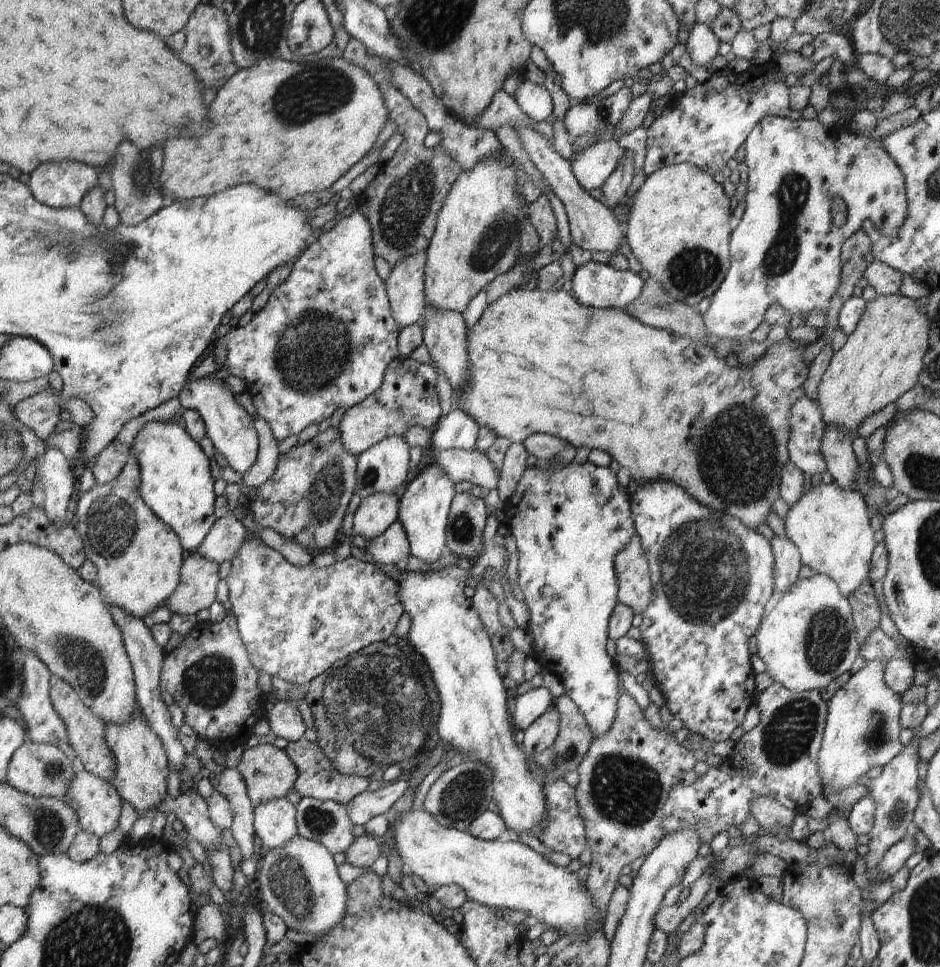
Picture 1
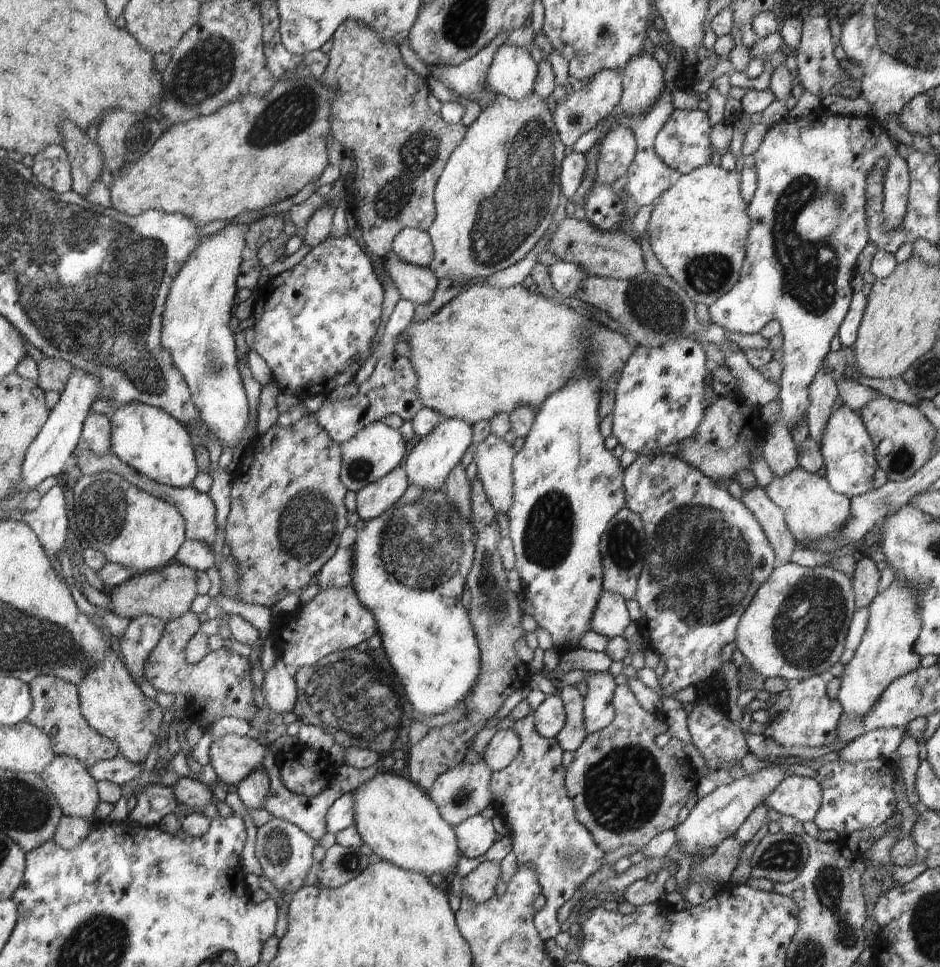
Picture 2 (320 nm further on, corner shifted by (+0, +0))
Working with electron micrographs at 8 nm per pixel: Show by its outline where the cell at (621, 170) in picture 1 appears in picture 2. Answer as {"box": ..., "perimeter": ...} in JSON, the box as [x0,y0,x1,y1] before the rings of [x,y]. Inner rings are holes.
{"box":[619,52,669,116],"perimeter":[[[646,52],[630,57],[619,74],[623,84],[620,106],[622,106],[624,113],[630,116],[643,115],[647,108],[653,105],[656,99],[659,99],[660,91],[669,86],[669,83],[664,79],[664,69],[659,66],[654,57]]]}

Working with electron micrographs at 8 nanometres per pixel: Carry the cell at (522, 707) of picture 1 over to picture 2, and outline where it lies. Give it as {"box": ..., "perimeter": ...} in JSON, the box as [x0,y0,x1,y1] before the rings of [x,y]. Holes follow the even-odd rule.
{"box":[481,729,520,772],"perimeter":[[[498,729],[481,754],[481,759],[492,772],[506,768],[520,750],[520,741],[514,730]]]}

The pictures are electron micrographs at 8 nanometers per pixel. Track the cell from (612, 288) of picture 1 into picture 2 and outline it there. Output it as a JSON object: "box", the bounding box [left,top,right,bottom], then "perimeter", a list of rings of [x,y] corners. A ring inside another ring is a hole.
{"box":[547,260,589,297],"perimeter":[[[557,260],[547,266],[553,287],[563,297],[574,297],[579,293],[583,282],[589,277],[586,271],[574,263]]]}

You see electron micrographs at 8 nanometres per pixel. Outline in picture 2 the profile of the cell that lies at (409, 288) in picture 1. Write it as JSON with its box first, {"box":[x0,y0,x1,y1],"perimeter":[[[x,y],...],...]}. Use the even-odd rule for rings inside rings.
{"box":[392,228,434,267],"perimeter":[[[403,228],[392,241],[392,251],[403,261],[428,267],[433,259],[434,249],[427,231],[417,228]]]}

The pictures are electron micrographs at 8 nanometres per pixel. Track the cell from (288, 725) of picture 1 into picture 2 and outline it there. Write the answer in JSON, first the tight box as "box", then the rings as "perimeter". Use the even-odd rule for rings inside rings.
{"box":[261,658,298,716],"perimeter":[[[277,658],[275,664],[264,673],[261,691],[263,692],[266,704],[280,716],[284,712],[292,712],[298,698],[297,686],[294,677],[288,673],[288,668],[282,659]]]}

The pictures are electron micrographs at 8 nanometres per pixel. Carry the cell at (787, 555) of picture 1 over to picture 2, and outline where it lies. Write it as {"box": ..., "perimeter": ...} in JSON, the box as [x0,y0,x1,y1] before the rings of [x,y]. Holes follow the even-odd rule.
{"box":[740,484,798,563],"perimeter":[[[757,484],[753,489],[744,489],[740,502],[754,514],[766,538],[770,541],[779,563],[790,562],[792,552],[798,544],[787,527],[784,513],[774,504],[764,490]]]}

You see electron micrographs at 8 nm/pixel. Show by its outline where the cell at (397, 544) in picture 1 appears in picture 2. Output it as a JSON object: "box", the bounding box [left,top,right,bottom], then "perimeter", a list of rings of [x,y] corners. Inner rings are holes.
{"box":[314,546,353,589],"perimeter":[[[351,546],[338,550],[324,564],[320,572],[314,576],[314,582],[322,589],[346,588],[351,584],[353,558]]]}

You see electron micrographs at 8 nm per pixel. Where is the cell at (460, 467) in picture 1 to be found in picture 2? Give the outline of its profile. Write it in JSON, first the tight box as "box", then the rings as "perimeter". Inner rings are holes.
{"box":[473,432,516,515],"perimeter":[[[491,432],[484,442],[476,445],[473,454],[477,475],[498,515],[507,514],[513,503],[512,467],[516,453],[511,444]]]}

